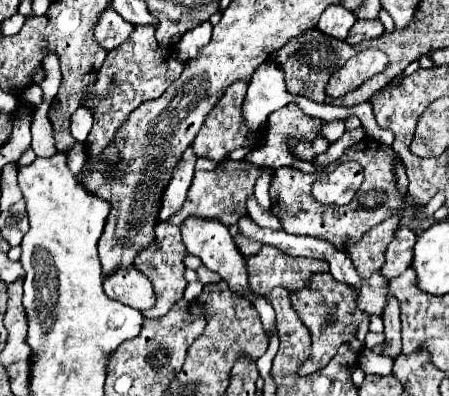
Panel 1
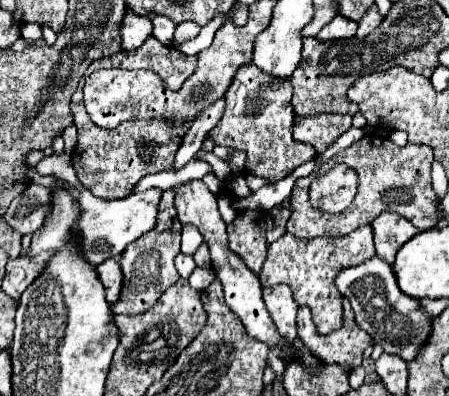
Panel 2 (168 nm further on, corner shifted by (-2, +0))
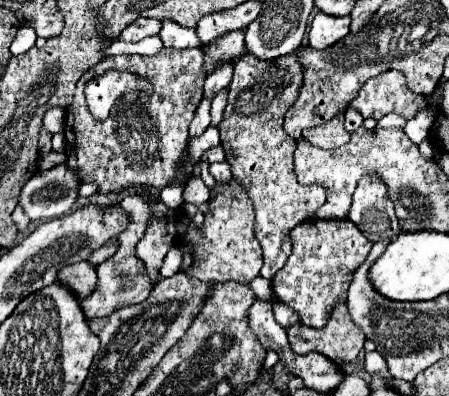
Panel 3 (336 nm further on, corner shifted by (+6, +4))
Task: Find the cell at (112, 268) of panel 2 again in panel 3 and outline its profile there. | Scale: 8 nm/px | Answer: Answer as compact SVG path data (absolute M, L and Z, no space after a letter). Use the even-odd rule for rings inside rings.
M90 262L70 264L68 268L62 268L58 274L58 280L70 286L78 298L86 298L96 290L96 266Z

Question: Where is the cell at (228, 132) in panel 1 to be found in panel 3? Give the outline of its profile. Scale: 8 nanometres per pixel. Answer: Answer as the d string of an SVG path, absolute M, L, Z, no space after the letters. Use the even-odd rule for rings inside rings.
M242 54L234 62L234 76L228 86L228 106L218 124L226 162L232 166L236 182L246 190L254 202L256 238L264 252L264 266L260 276L272 278L290 256L290 230L304 222L316 208L326 202L326 188L320 184L300 186L294 174L296 140L284 128L284 114L296 100L300 88L302 68L296 56L280 56L280 60L264 62L252 54Z

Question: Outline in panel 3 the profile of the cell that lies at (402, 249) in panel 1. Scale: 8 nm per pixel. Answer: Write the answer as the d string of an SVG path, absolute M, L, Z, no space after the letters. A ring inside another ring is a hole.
M364 176L364 180L358 184L348 218L370 242L390 242L402 232L394 214L394 204L378 176Z

